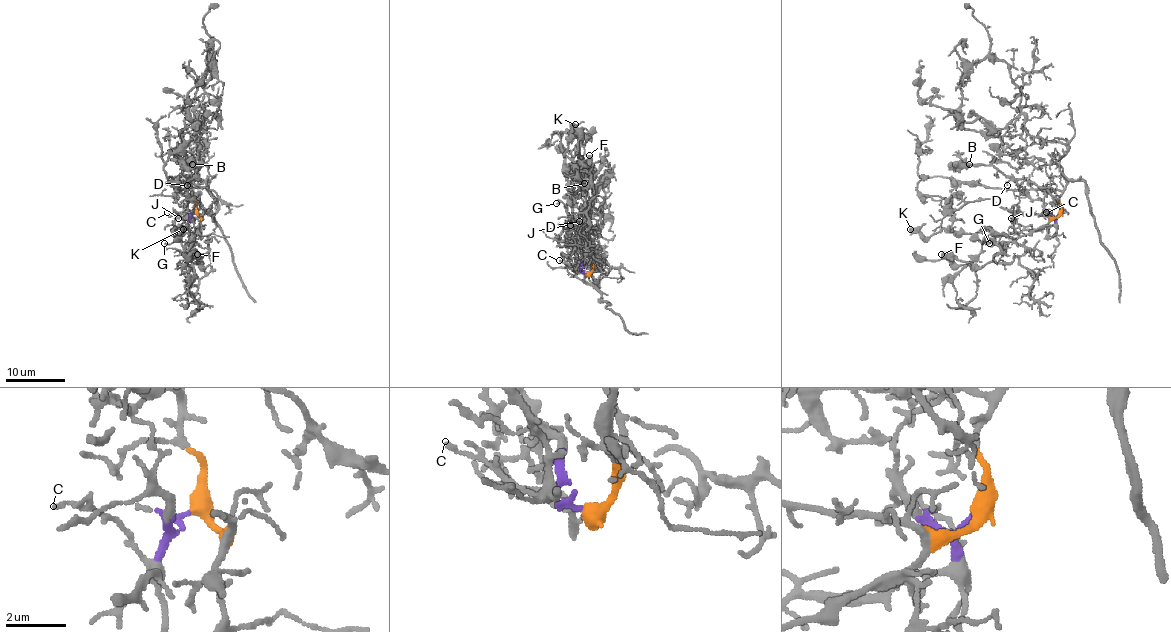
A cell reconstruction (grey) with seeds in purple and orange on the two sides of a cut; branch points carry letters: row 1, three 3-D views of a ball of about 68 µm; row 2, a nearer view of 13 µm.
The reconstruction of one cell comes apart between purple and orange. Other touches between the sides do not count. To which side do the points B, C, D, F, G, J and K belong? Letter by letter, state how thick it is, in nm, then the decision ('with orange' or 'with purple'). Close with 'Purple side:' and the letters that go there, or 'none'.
B: calibre 160 nm; with orange
C: calibre 120 nm; with purple
D: calibre 150 nm; with orange
F: calibre 400 nm; with orange
G: calibre 170 nm; with purple
J: calibre 100 nm; with purple
K: calibre 550 nm; with purple
Purple side: C, G, J, K

